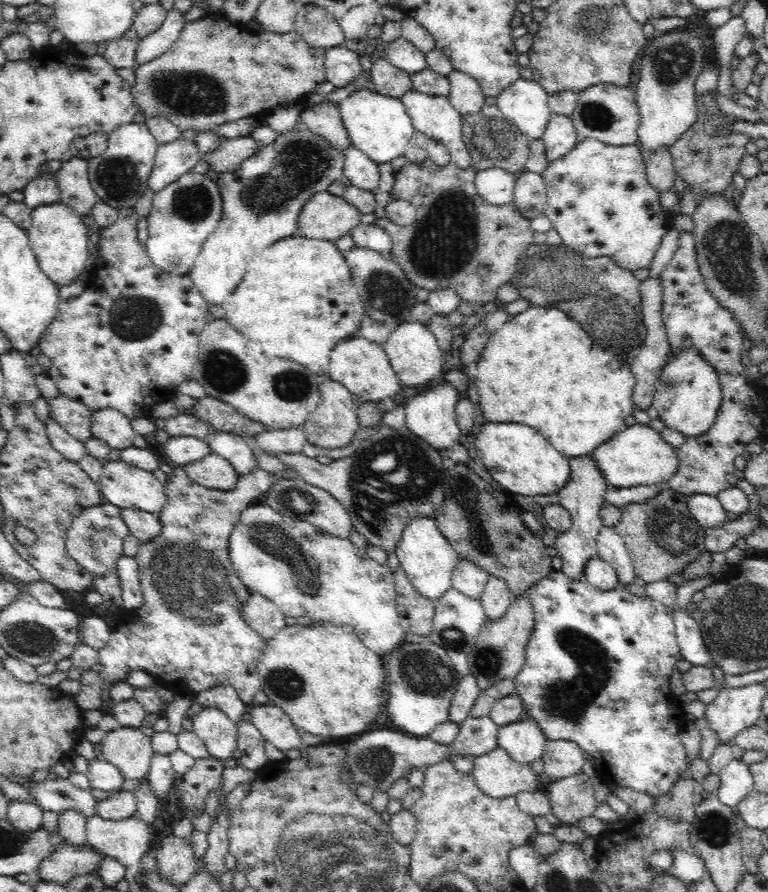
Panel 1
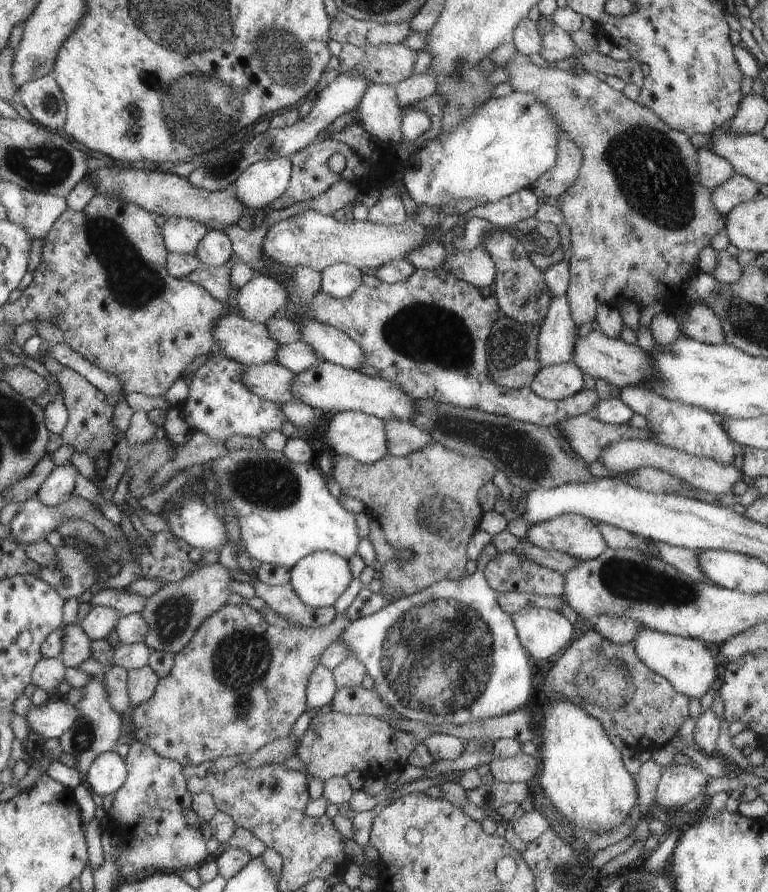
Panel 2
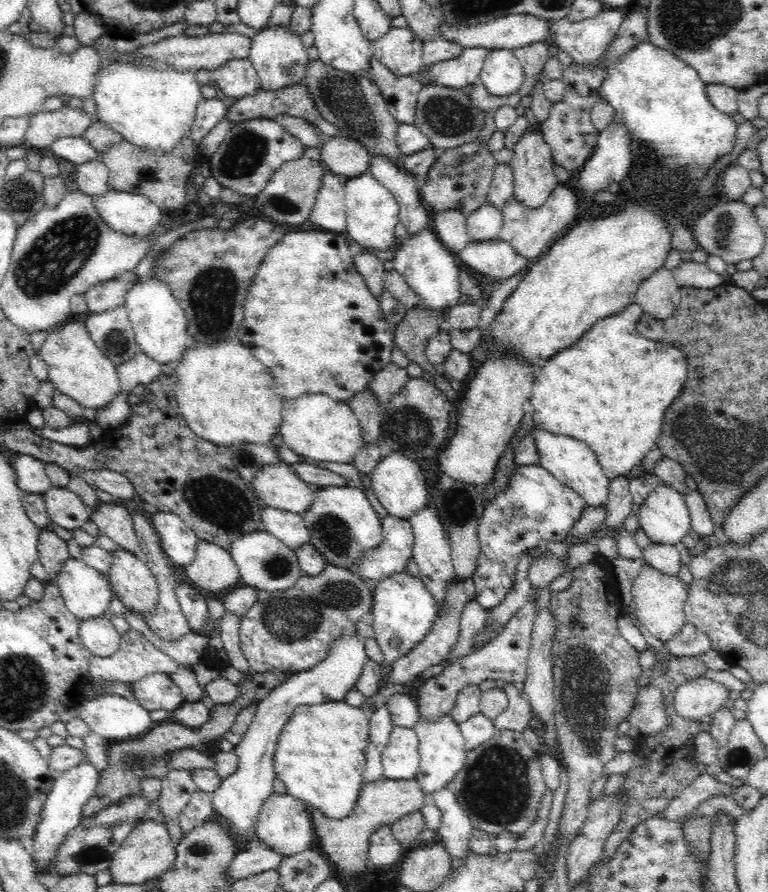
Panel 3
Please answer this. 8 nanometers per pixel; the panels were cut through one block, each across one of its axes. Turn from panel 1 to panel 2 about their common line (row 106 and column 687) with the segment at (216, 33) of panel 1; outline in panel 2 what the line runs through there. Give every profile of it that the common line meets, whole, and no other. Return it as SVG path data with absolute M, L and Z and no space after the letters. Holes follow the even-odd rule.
M520 53L513 54L504 65L501 65L507 72L507 83L511 84L511 88L519 90L519 92L531 92L537 94L537 98L541 98L545 102L545 106L553 114L553 120L557 122L557 126L561 126L561 131L568 135L568 138L581 150L584 160L581 162L577 179L573 182L573 186L565 193L557 197L556 206L559 208L561 215L564 216L564 223L567 224L571 231L571 257L568 260L570 280L566 289L567 302L569 302L569 312L571 312L571 320L579 327L584 324L591 325L594 322L595 312L597 312L598 304L612 305L617 298L633 300L640 310L648 305L660 300L669 303L674 295L683 293L688 278L697 276L700 272L698 265L700 264L701 250L707 249L710 240L725 228L725 214L721 214L712 202L712 191L708 187L704 187L700 183L700 174L698 173L697 157L698 149L690 142L687 134L678 132L669 127L667 123L657 118L649 108L640 106L635 101L627 100L621 92L617 92L609 88L605 82L596 79L591 73L573 74L570 71L564 72L553 68L541 68L531 64L527 55Z

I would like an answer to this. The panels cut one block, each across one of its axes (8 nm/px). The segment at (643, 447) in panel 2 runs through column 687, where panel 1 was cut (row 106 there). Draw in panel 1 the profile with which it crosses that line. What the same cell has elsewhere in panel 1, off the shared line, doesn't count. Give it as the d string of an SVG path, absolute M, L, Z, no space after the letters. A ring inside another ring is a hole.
M452 71L447 77L450 83L447 97L460 115L478 113L486 107L484 93L473 76Z

